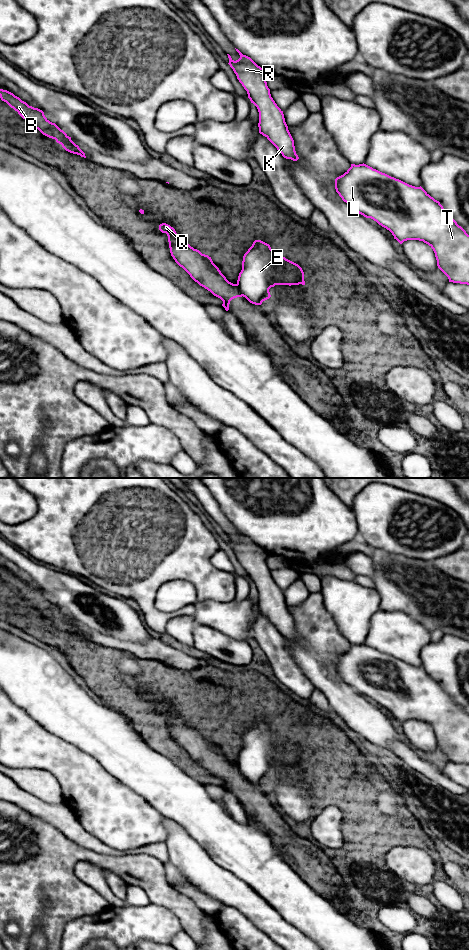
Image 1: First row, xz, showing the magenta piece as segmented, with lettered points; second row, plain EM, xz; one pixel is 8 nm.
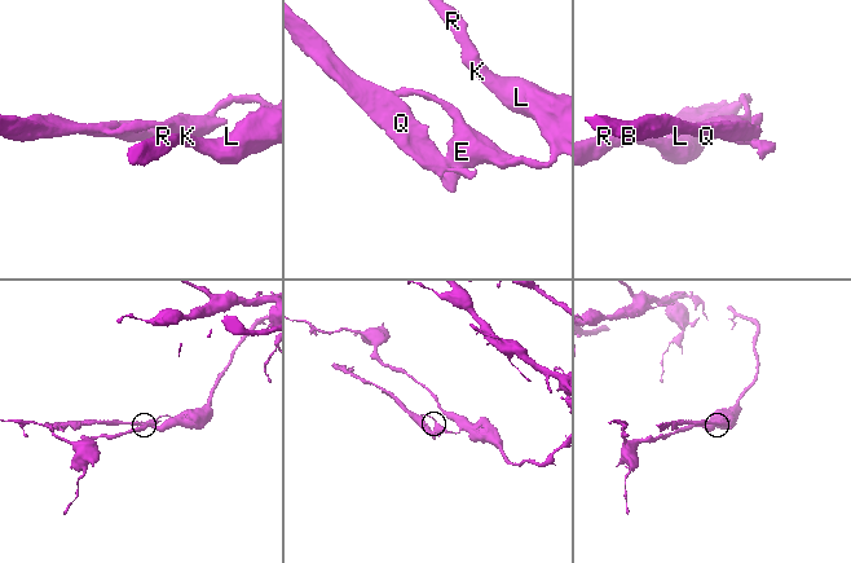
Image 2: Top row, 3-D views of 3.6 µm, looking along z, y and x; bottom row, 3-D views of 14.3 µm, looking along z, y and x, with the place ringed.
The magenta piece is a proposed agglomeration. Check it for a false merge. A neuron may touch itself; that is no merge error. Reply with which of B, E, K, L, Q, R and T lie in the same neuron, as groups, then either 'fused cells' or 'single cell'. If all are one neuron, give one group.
B Q / E K L R T | fused cells

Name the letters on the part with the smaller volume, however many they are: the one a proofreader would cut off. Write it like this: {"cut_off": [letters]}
{"cut_off": ["B", "Q"]}

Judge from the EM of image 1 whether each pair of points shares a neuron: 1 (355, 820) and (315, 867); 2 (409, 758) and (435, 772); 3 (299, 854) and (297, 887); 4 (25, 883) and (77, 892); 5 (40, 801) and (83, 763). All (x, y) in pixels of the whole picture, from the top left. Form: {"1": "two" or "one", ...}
{"1": "two", "2": "one", "3": "two", "4": "one", "5": "two"}

